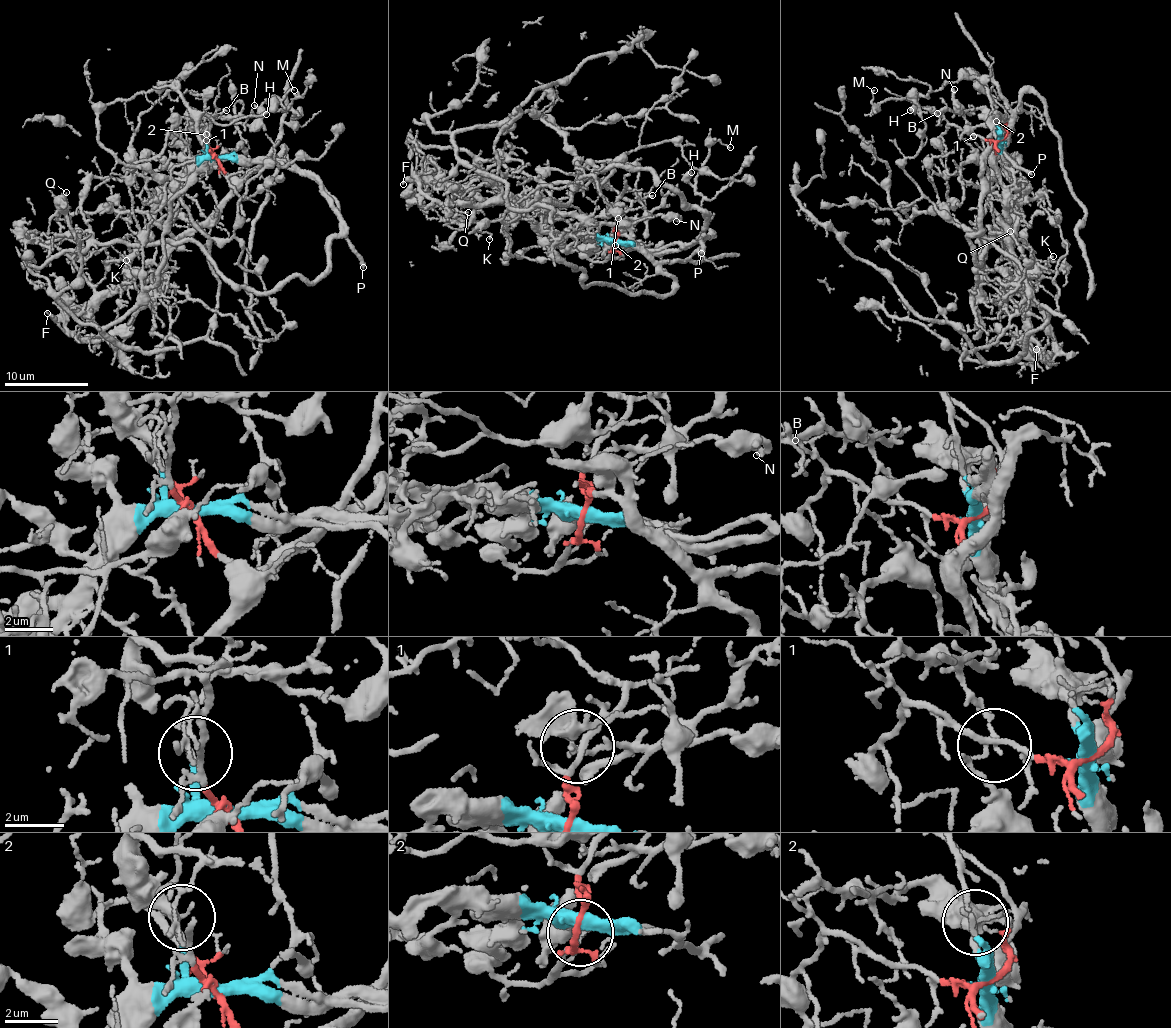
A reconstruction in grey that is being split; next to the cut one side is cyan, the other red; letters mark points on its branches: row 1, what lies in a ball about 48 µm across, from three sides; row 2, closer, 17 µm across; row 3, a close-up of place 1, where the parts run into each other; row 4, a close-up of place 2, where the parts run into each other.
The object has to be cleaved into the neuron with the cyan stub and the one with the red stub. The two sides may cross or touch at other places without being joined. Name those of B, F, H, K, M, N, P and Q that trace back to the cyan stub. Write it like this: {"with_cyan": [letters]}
{"with_cyan": ["F", "K", "N", "P", "Q"]}

